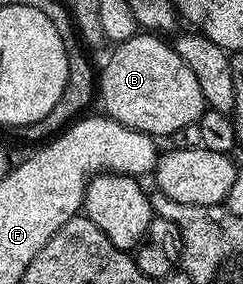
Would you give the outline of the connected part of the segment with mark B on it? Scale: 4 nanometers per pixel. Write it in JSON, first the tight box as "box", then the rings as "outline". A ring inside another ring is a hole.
{"box":[97,31,205,138],"outline":[[[140,31],[133,38],[114,45],[110,49],[111,57],[103,64],[103,72],[101,68],[97,76],[97,100],[98,103],[103,103],[102,111],[125,127],[156,138],[169,138],[173,130],[197,124],[205,111],[201,85],[198,84],[193,70],[189,70],[181,54],[177,54],[174,47],[163,40],[166,39],[162,35]]]}

